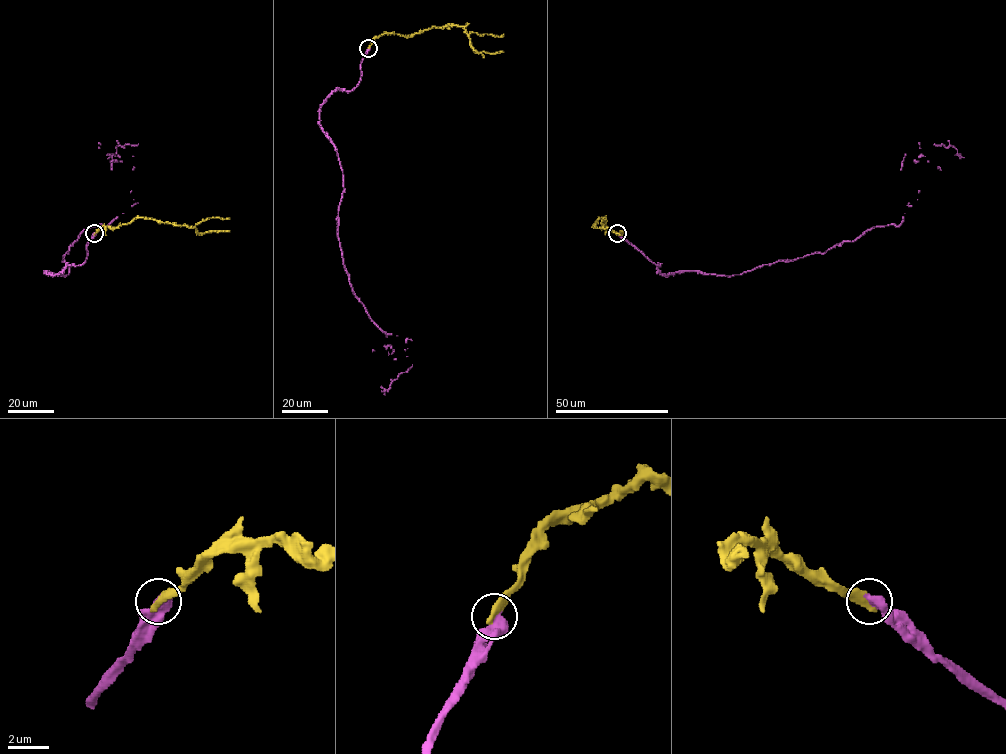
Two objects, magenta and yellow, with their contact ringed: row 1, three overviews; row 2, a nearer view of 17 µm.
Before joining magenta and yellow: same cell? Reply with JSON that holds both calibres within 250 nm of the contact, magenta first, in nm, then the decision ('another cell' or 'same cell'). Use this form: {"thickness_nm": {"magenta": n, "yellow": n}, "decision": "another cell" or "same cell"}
{"thickness_nm": {"magenta": 550, "yellow": 440}, "decision": "same cell"}

